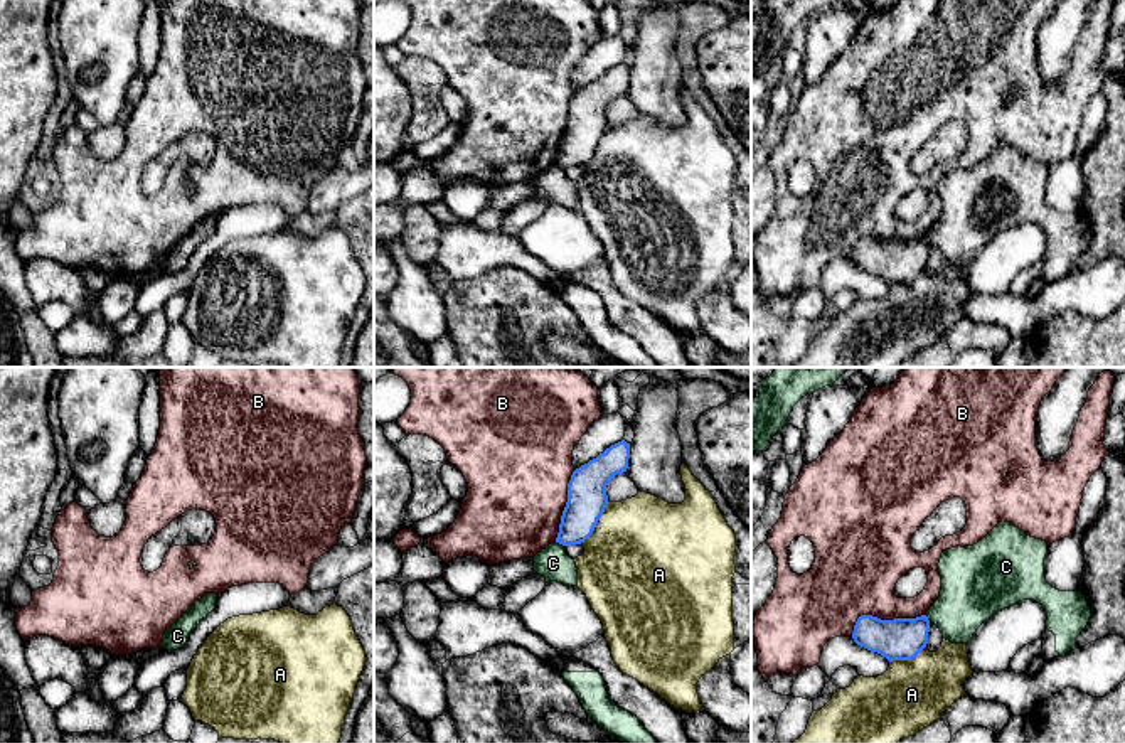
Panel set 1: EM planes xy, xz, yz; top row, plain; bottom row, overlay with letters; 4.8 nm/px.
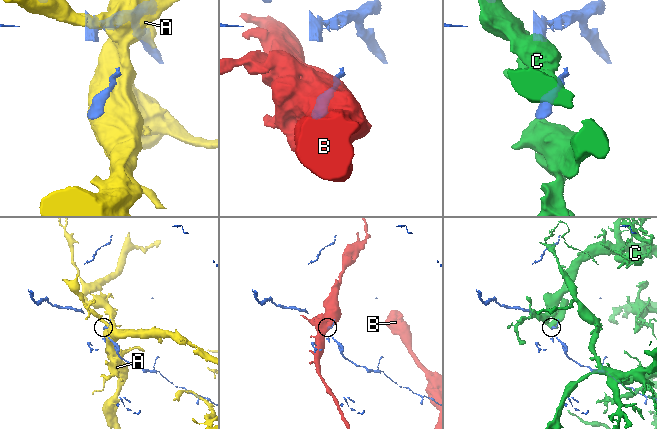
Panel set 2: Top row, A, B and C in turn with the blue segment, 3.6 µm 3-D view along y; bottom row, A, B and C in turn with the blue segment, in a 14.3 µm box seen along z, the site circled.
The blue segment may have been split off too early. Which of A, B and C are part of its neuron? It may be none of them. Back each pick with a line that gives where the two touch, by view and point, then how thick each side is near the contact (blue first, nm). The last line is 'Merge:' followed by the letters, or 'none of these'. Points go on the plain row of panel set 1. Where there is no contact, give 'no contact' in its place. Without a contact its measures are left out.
Merge: none of these

